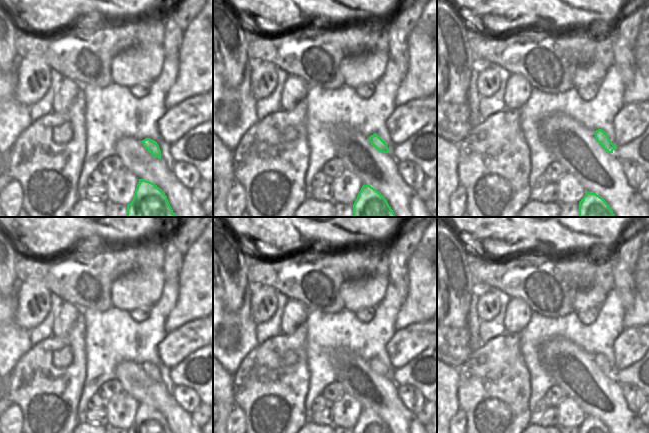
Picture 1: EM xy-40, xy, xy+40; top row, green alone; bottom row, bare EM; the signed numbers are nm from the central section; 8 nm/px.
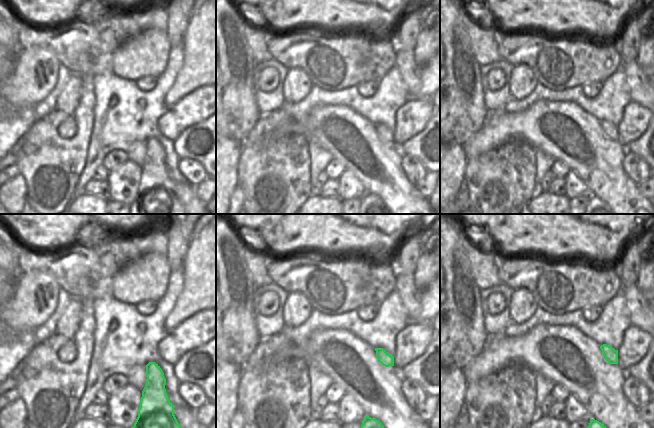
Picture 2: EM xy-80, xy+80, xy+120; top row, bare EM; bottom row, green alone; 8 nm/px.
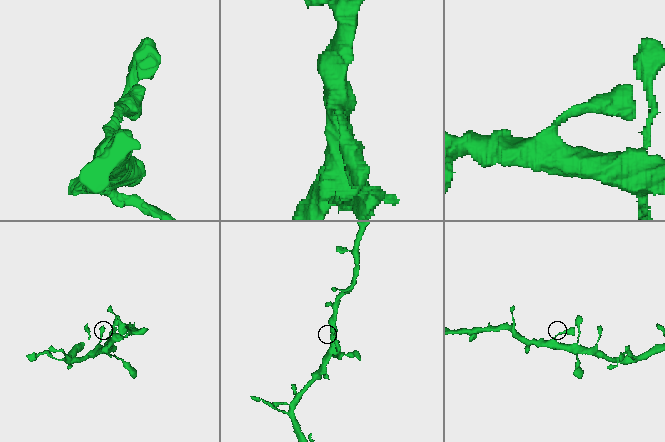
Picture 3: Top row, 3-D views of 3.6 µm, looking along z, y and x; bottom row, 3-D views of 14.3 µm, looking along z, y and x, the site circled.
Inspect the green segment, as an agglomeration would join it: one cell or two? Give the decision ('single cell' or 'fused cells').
single cell

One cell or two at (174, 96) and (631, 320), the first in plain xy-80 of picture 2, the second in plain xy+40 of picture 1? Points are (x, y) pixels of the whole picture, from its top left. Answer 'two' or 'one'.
one

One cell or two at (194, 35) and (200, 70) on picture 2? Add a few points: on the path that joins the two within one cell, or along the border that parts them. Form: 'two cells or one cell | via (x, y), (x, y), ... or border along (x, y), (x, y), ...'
one cell | via (200, 44), (200, 61)

